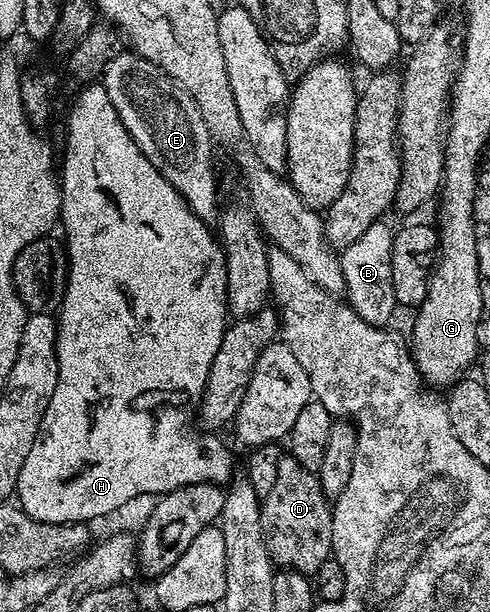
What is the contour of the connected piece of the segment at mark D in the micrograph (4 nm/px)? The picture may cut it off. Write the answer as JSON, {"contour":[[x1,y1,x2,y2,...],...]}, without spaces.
{"contour":[[285,454,277,466,276,484,262,497,262,534,273,564,313,576,332,557,332,505,321,490,318,475]]}

